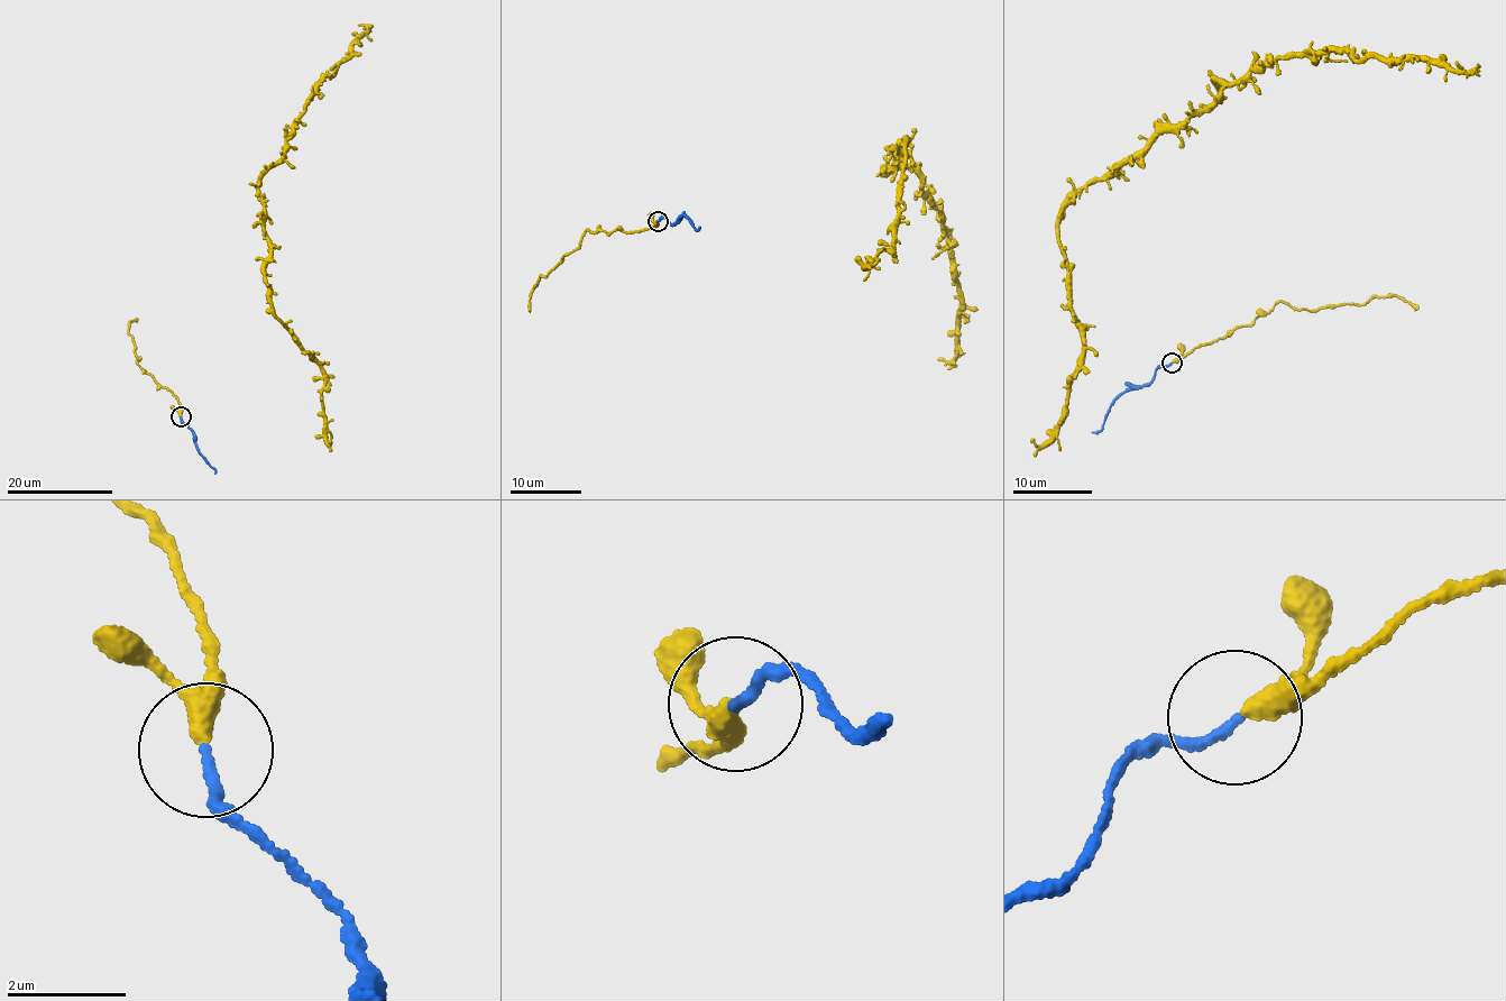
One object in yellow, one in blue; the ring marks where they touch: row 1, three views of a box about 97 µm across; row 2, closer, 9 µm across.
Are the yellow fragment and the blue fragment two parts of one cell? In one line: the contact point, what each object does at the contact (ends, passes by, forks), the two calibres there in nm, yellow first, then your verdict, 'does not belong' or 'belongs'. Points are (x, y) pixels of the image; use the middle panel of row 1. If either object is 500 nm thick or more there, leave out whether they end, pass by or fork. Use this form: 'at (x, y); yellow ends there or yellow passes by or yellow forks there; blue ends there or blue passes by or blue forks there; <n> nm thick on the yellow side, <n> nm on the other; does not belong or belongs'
at (658, 221); yellow passes by; blue ends there; 280 nm thick on the yellow side, 180 nm on the other; belongs

